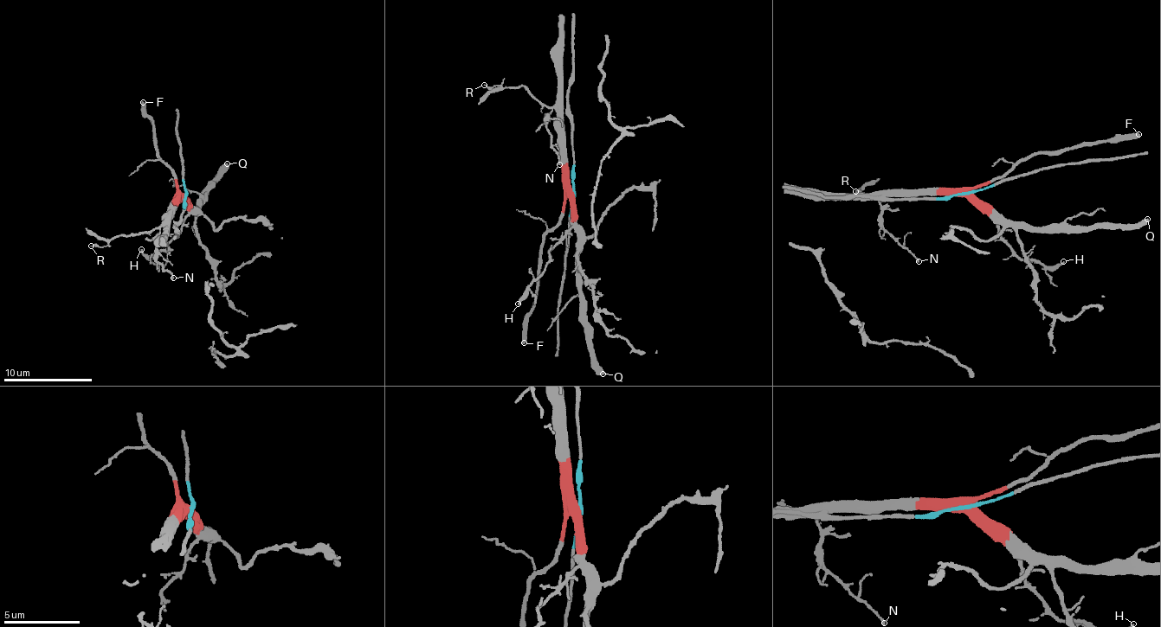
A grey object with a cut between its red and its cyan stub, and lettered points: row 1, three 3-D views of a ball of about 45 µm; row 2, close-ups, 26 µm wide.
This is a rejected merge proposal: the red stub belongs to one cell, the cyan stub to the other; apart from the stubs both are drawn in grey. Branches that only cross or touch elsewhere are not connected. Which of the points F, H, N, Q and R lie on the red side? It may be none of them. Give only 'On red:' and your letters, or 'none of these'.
On red: F, H, N, Q, R

